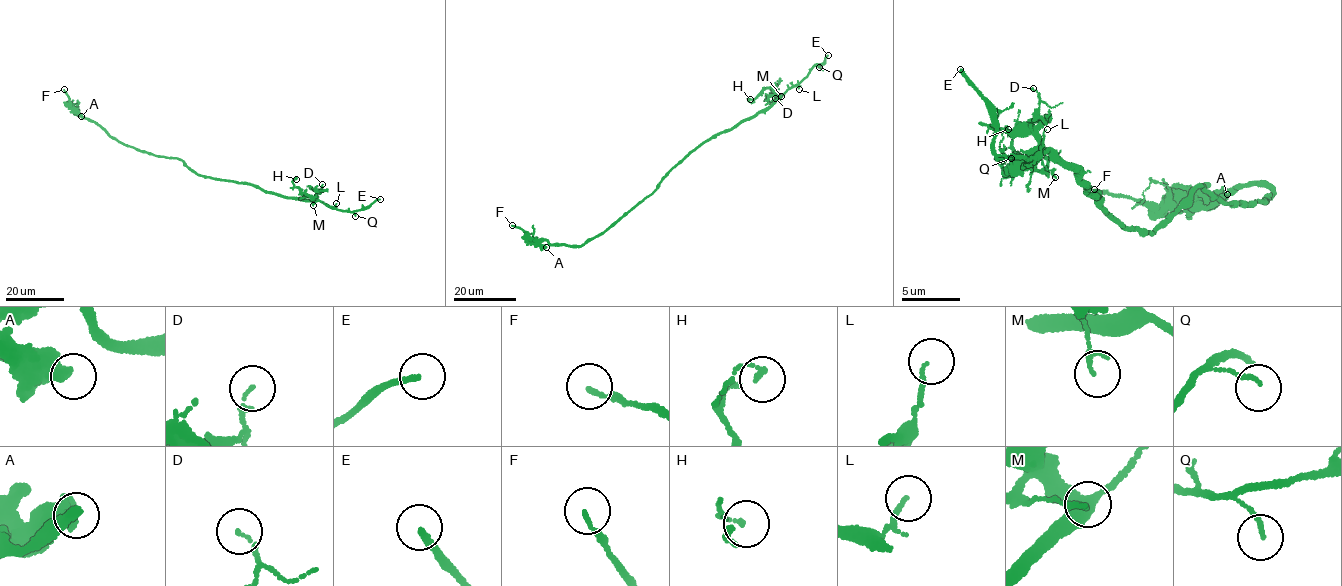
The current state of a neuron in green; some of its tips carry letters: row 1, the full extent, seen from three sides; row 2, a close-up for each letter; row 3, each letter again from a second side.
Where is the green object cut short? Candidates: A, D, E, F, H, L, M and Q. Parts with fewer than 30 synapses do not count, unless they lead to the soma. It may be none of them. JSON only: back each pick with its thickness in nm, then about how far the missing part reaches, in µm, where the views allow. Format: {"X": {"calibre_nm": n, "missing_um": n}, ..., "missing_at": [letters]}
{"E": {"calibre_nm": 180, "missing_um": 25}, "missing_at": ["E"]}

